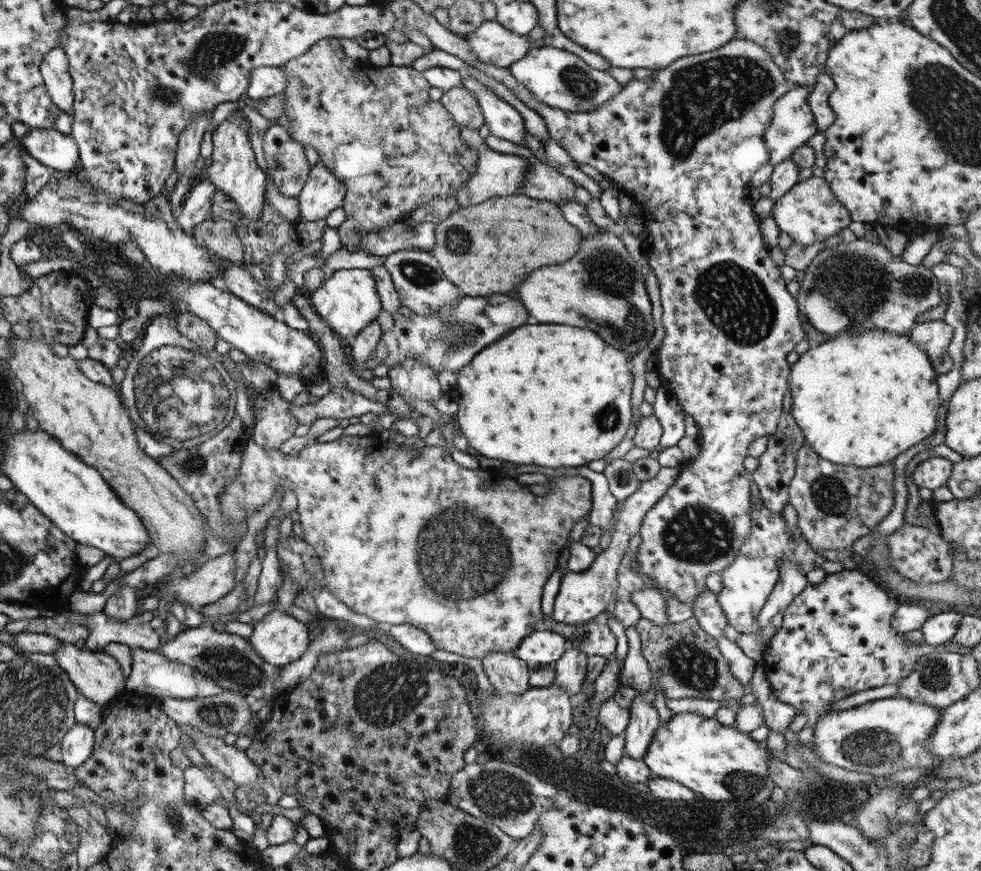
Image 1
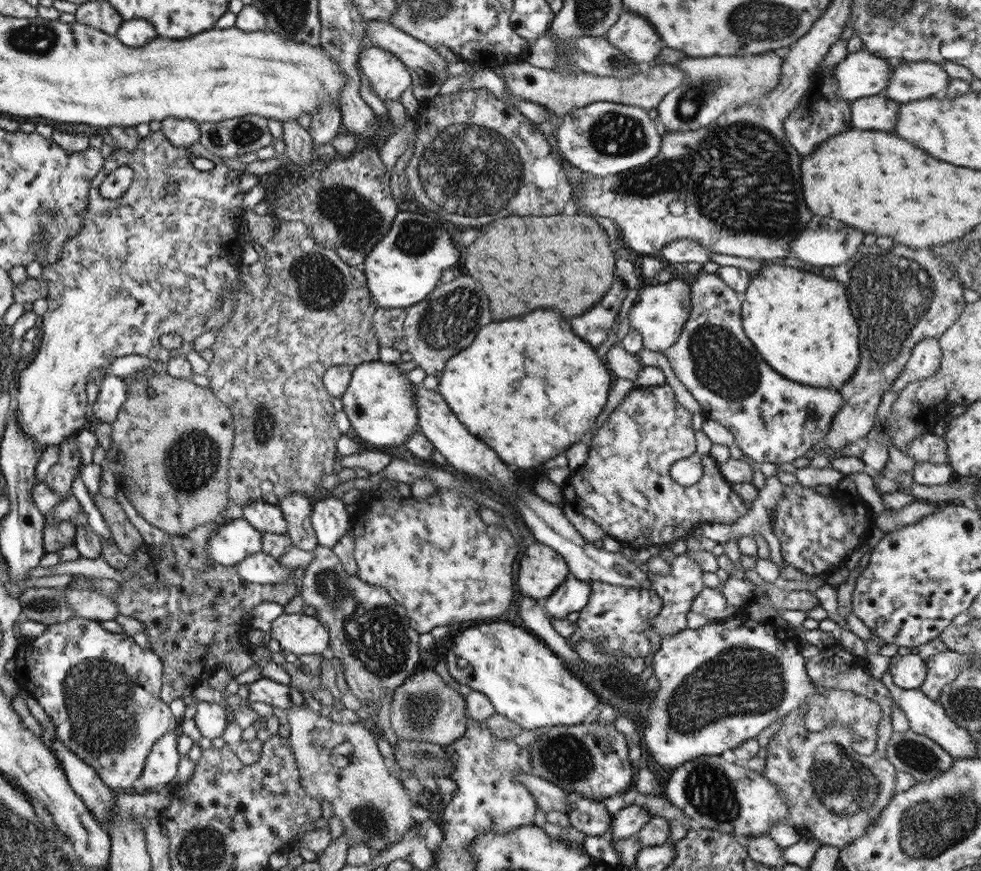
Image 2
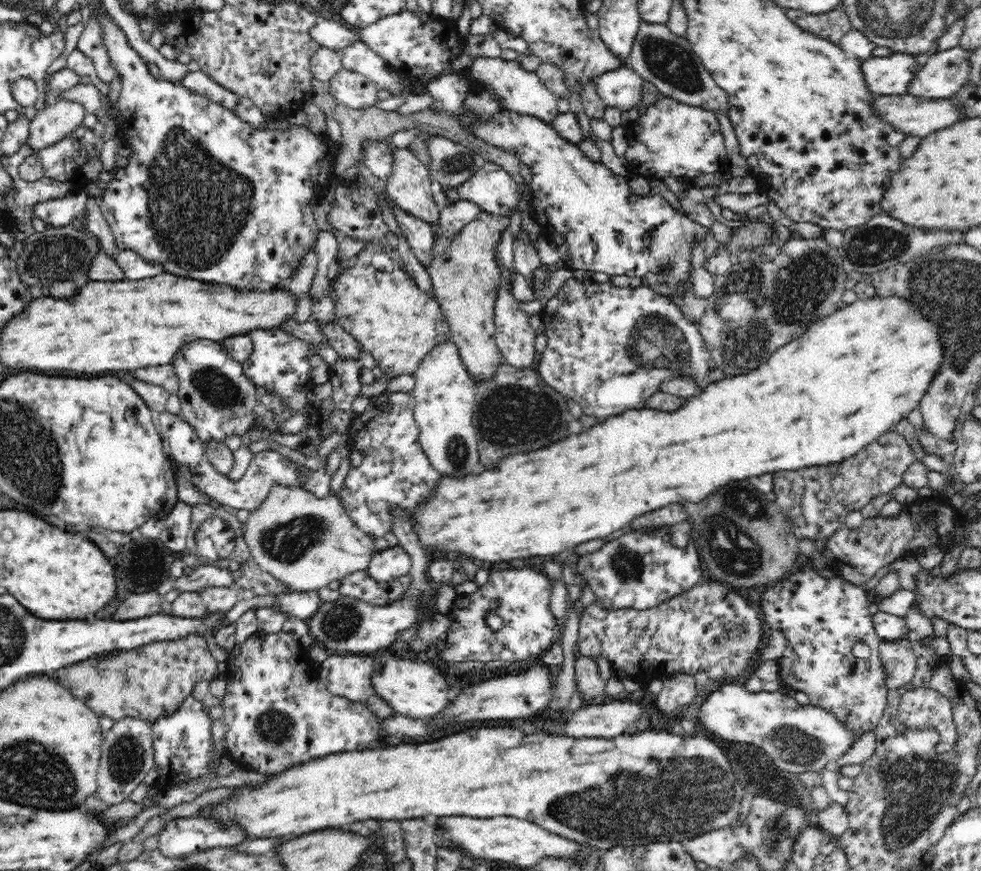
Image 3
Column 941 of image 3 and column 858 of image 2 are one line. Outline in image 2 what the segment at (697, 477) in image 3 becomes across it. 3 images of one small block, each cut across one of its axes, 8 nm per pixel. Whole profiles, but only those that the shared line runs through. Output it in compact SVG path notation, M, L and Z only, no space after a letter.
M763 265L740 297L745 337L762 360L786 380L838 392L856 371L859 332L841 284L791 266Z

